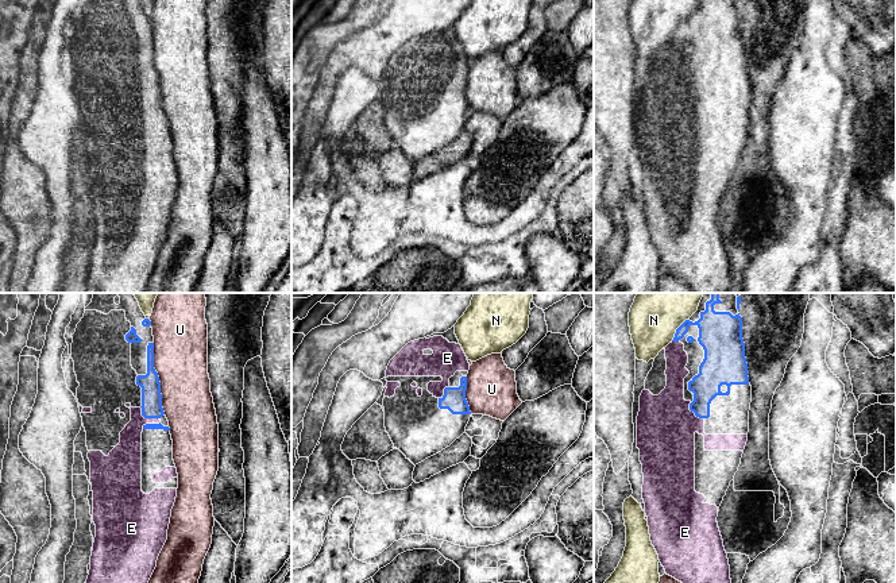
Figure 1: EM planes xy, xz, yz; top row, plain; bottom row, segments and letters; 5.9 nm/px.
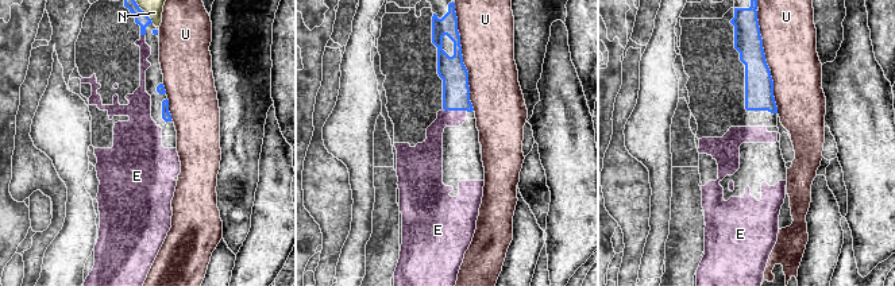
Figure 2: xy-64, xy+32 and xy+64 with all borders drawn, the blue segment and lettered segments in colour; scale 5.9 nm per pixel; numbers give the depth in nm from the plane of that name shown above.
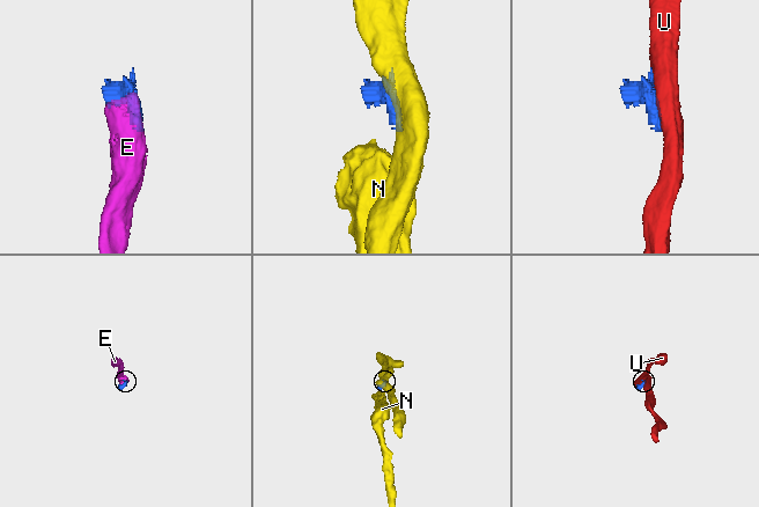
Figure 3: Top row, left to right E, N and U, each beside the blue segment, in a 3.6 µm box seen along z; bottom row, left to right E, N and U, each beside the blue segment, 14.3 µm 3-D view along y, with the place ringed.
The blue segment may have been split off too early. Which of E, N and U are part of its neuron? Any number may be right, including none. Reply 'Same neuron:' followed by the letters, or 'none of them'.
Same neuron: E

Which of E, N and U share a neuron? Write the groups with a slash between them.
E / N / U

